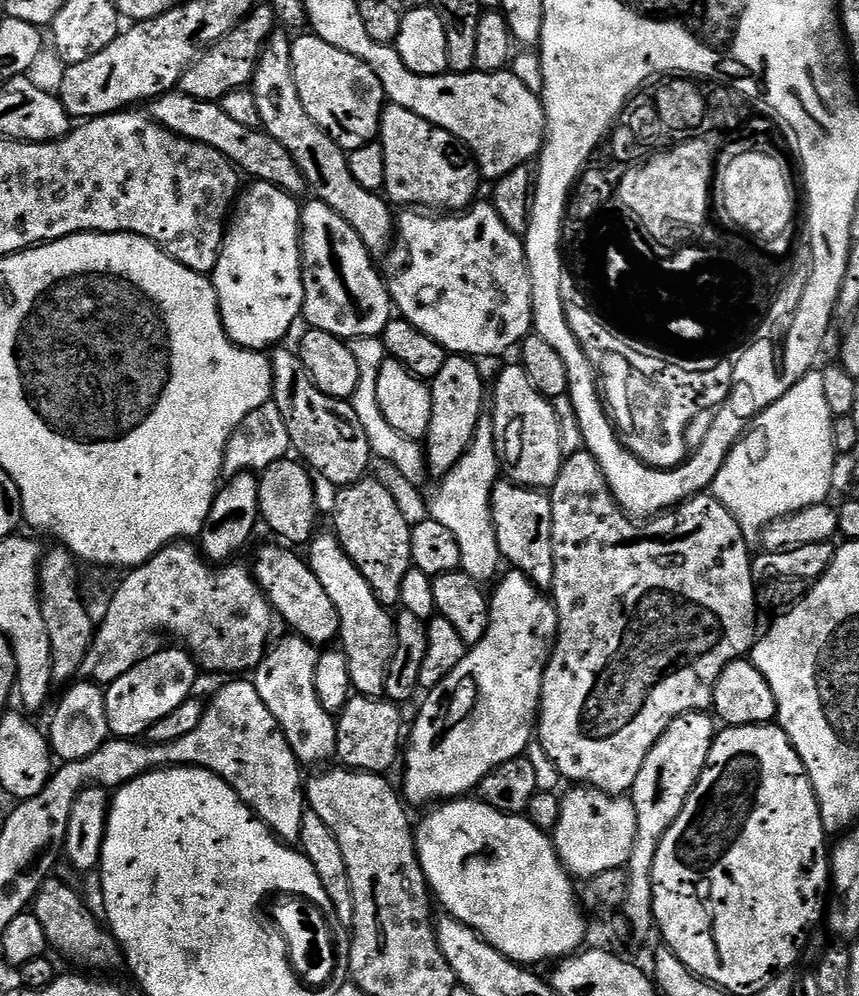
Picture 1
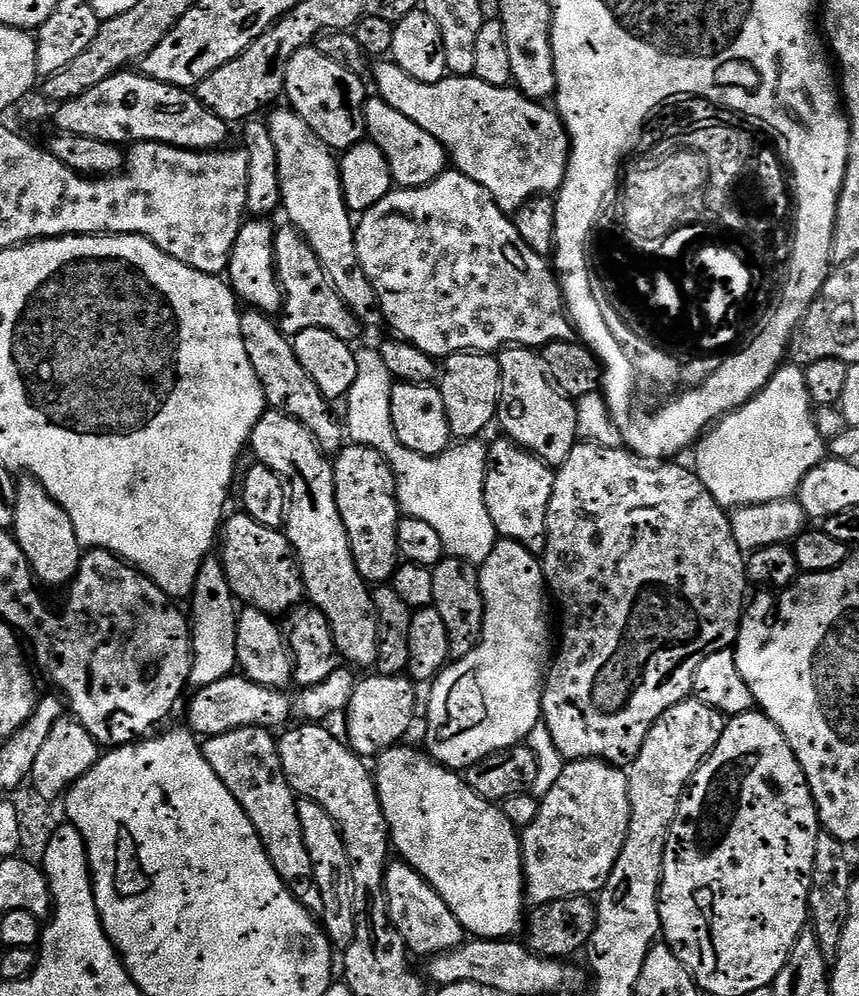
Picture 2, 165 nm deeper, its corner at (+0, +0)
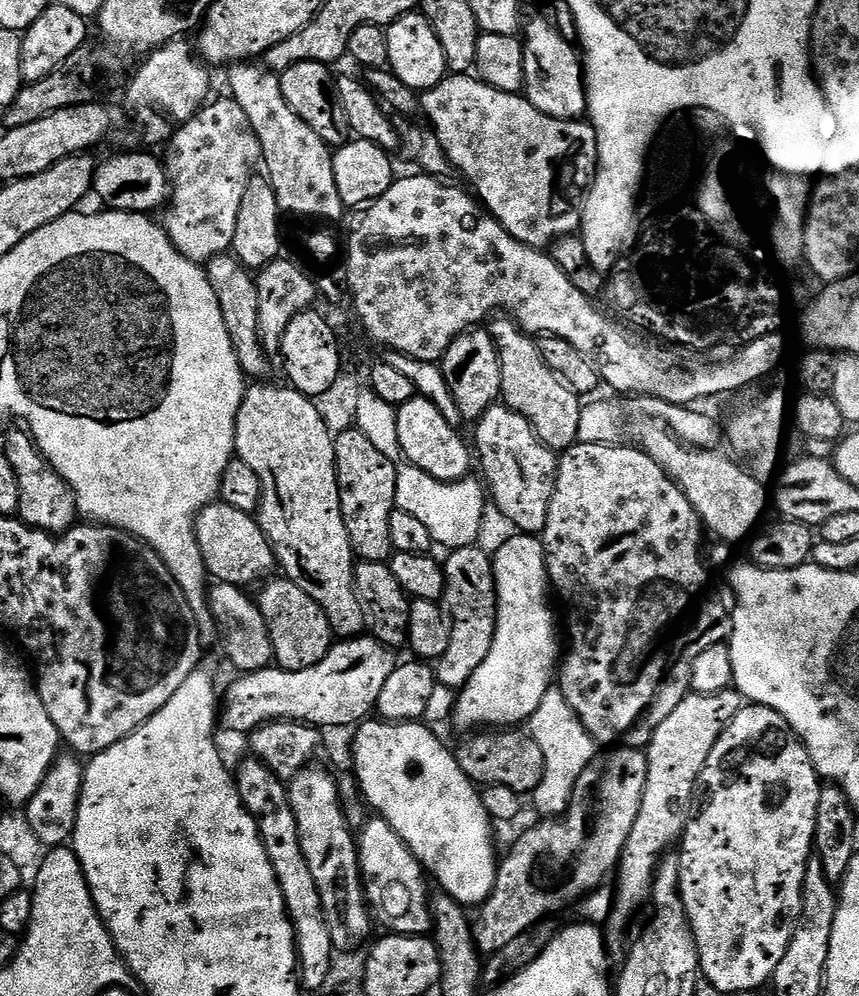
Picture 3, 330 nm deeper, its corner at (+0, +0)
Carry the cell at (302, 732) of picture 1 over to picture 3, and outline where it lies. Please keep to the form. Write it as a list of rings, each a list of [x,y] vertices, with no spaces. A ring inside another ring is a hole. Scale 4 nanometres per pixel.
[[[219,582],[211,585],[206,596],[206,608],[210,613],[211,623],[216,629],[219,643],[224,643],[224,652],[228,660],[237,668],[237,673],[247,674],[257,672],[260,668],[267,668],[273,663],[272,643],[268,633],[268,624],[265,623],[257,603],[248,597],[249,593],[232,584]]]

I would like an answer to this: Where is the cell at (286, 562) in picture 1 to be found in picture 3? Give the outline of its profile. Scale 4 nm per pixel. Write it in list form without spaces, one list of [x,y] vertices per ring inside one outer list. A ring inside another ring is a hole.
[[[213,502],[200,511],[196,517],[196,541],[213,581],[247,589],[248,584],[259,585],[275,573],[272,571],[277,571],[276,551],[260,529],[259,519],[242,510],[234,510],[229,504]]]

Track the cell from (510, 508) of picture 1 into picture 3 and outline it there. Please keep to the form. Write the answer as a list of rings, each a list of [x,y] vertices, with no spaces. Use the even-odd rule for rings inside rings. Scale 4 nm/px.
[[[503,402],[490,405],[484,416],[475,421],[474,428],[476,428],[474,452],[478,457],[478,468],[480,464],[481,470],[484,471],[482,480],[490,493],[491,503],[492,500],[496,503],[497,510],[516,527],[513,529],[517,533],[543,533],[550,510],[550,498],[554,494],[554,486],[556,485],[557,453],[540,441],[538,434],[530,426],[530,422],[526,422],[526,418],[522,418],[522,414],[510,410]]]

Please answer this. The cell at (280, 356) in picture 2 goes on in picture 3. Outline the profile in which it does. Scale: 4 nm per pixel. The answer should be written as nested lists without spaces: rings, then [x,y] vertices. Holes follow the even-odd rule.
[[[231,254],[216,256],[209,260],[206,271],[210,286],[214,286],[214,298],[218,298],[218,306],[222,306],[222,322],[226,322],[226,330],[230,334],[230,342],[234,346],[234,354],[238,358],[240,369],[248,378],[267,377],[264,375],[268,372],[270,356],[265,352],[259,337],[258,286],[255,275]]]

